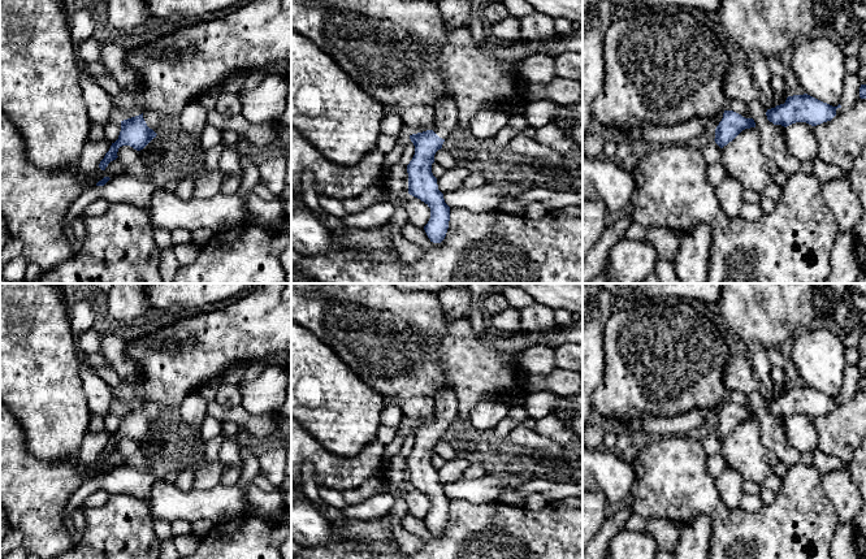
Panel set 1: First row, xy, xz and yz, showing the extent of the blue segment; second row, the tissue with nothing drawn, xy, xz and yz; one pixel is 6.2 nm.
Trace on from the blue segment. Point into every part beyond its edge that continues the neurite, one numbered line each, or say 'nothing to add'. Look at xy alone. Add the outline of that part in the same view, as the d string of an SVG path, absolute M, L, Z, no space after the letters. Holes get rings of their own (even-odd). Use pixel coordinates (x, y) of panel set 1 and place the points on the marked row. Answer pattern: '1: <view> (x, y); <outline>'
1: xy (152, 118); M147 109L143 113L143 118L150 129L152 129L156 134L163 129L164 116L156 110Z

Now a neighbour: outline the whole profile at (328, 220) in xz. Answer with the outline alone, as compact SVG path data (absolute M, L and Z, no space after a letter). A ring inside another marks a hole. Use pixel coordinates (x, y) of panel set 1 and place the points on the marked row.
M315 211L312 212L319 218L319 221L322 222L328 228L332 228L332 229L345 228L341 217L335 217L333 214L321 214Z

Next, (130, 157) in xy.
M122 146L118 148L117 156L125 166L125 174L140 181L152 179L152 170L142 162L139 151L130 146Z

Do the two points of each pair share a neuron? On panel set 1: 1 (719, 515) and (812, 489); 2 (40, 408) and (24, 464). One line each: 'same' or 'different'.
1: same
2: different

